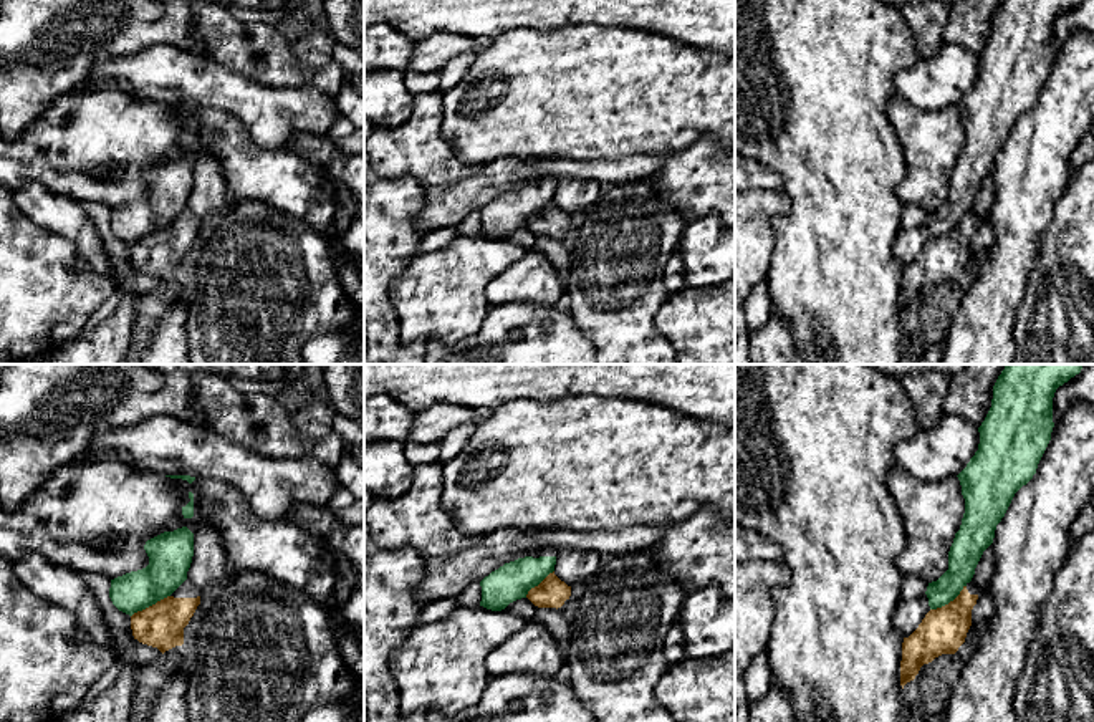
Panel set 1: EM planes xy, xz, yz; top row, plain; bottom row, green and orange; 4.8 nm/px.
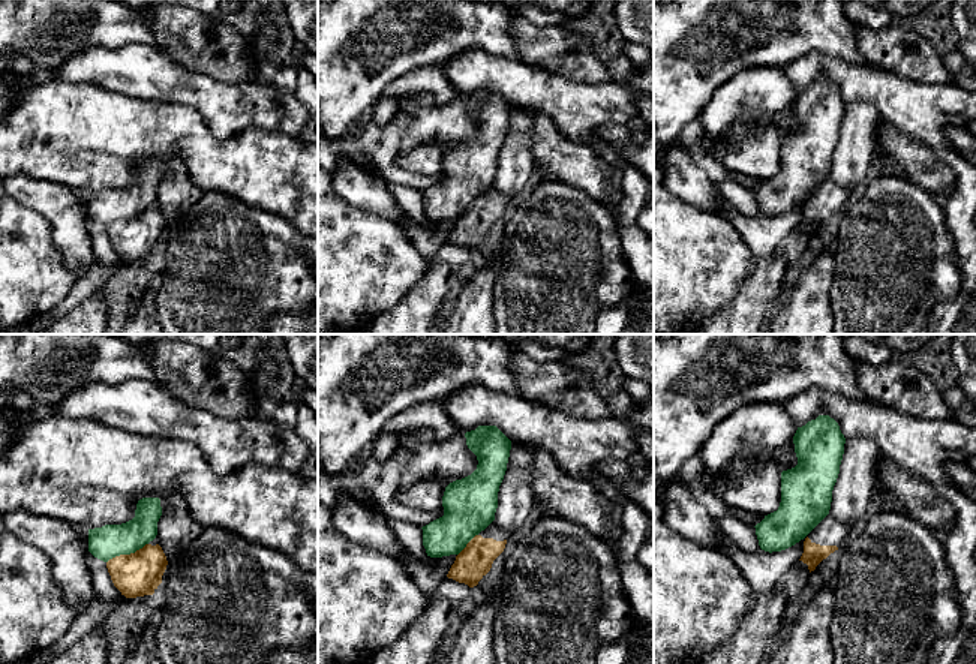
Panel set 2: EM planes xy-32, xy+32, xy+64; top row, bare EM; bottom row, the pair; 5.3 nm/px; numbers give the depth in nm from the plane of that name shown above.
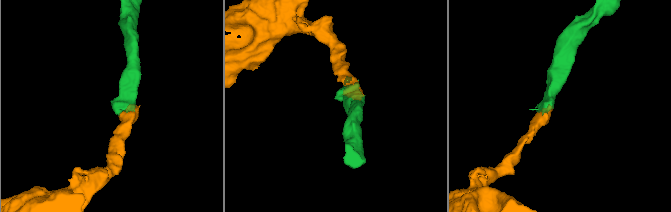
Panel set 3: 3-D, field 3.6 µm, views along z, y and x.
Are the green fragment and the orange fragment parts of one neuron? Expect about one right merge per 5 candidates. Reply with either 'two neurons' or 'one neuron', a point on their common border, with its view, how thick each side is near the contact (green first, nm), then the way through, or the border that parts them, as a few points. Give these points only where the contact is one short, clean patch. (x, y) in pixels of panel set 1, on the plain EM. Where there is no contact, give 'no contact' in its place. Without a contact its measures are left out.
two neurons; contact xy (149, 234); calibres 200 and 220 nm; border xy (169, 224), (138, 239), (131, 245)

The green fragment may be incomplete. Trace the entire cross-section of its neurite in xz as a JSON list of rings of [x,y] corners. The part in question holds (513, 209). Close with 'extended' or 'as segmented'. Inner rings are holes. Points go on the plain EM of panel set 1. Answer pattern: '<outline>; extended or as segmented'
[[[540,174],[521,182],[515,190],[505,192],[480,210],[480,235],[501,240],[510,232],[526,227],[528,220],[538,215],[554,200],[558,180],[549,174]]]; extended

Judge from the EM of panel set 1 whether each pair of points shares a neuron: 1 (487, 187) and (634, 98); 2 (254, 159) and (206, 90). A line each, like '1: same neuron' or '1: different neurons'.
1: different neurons
2: different neurons

